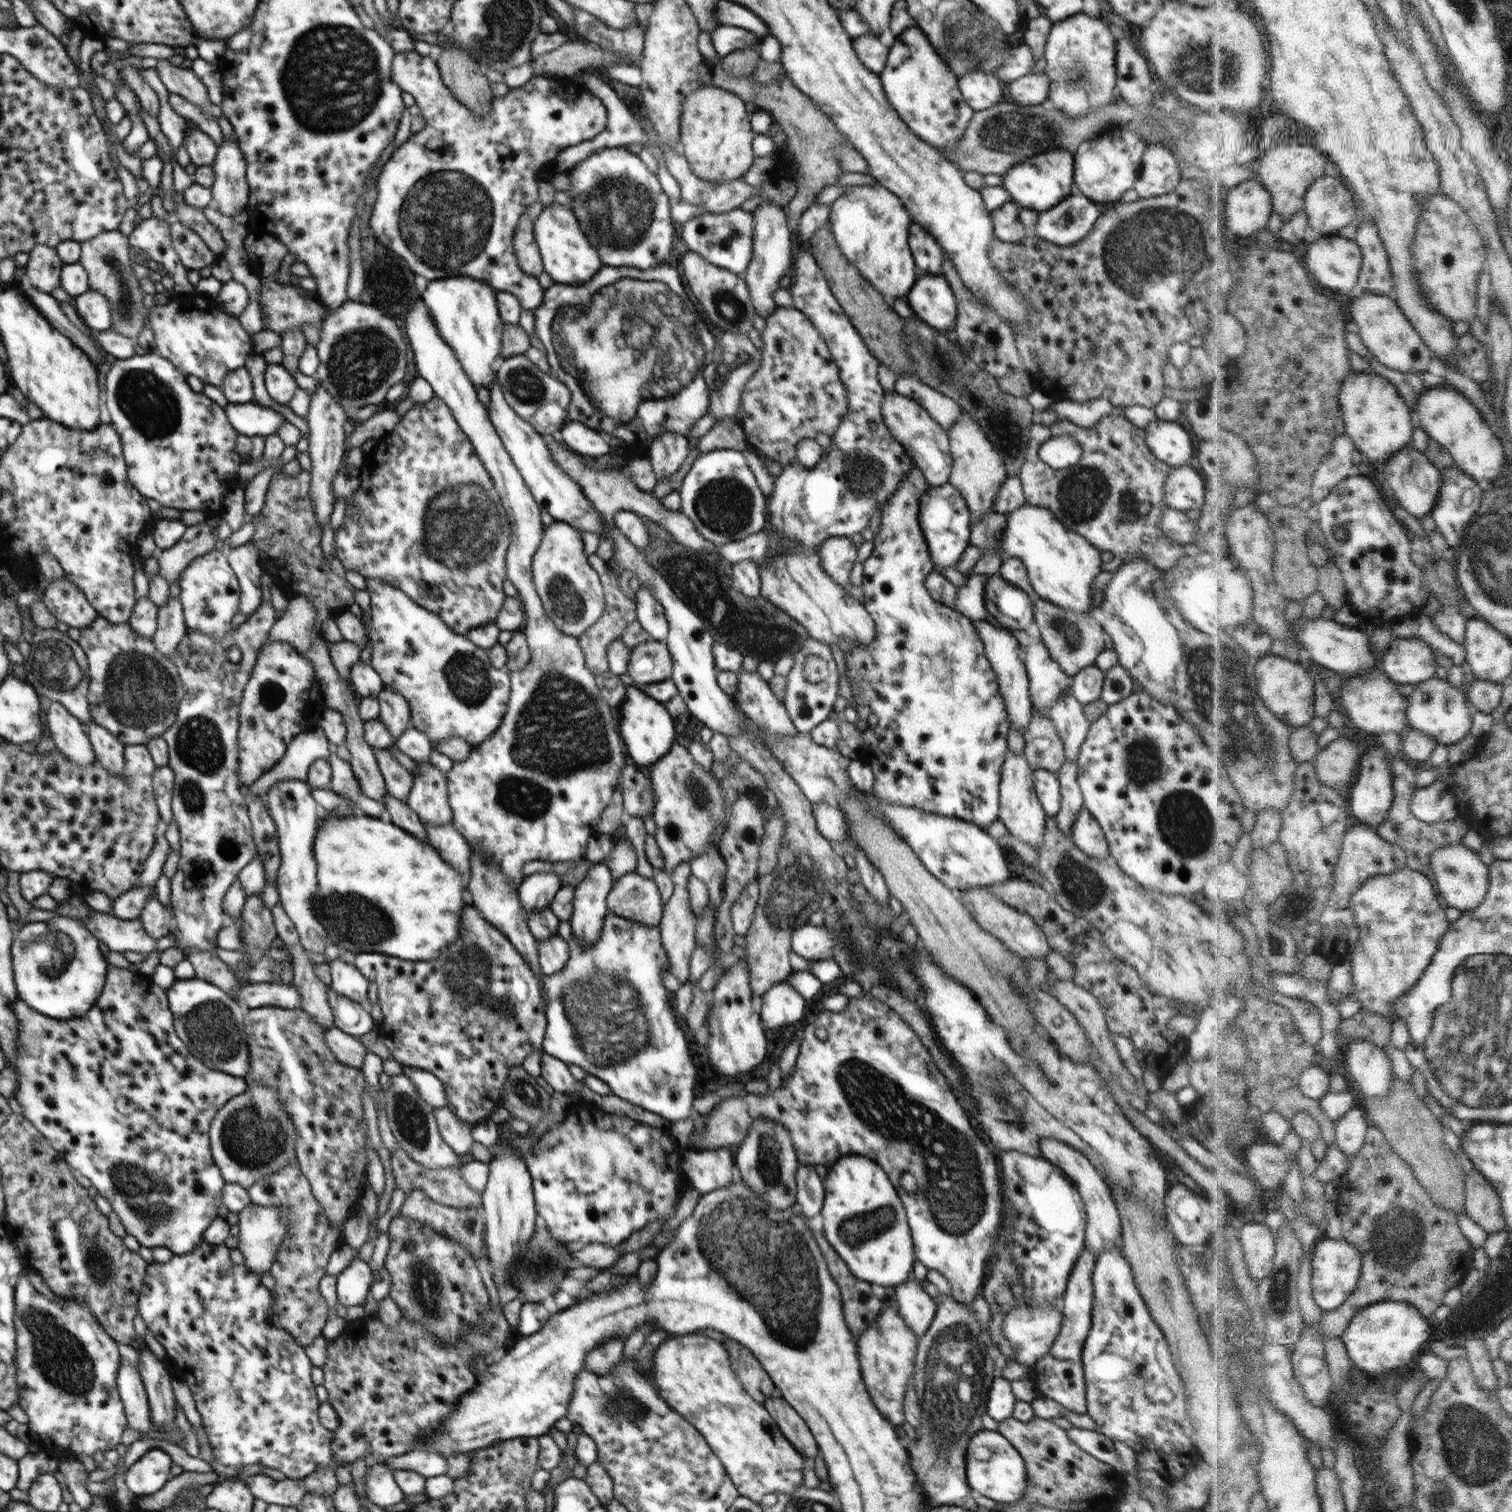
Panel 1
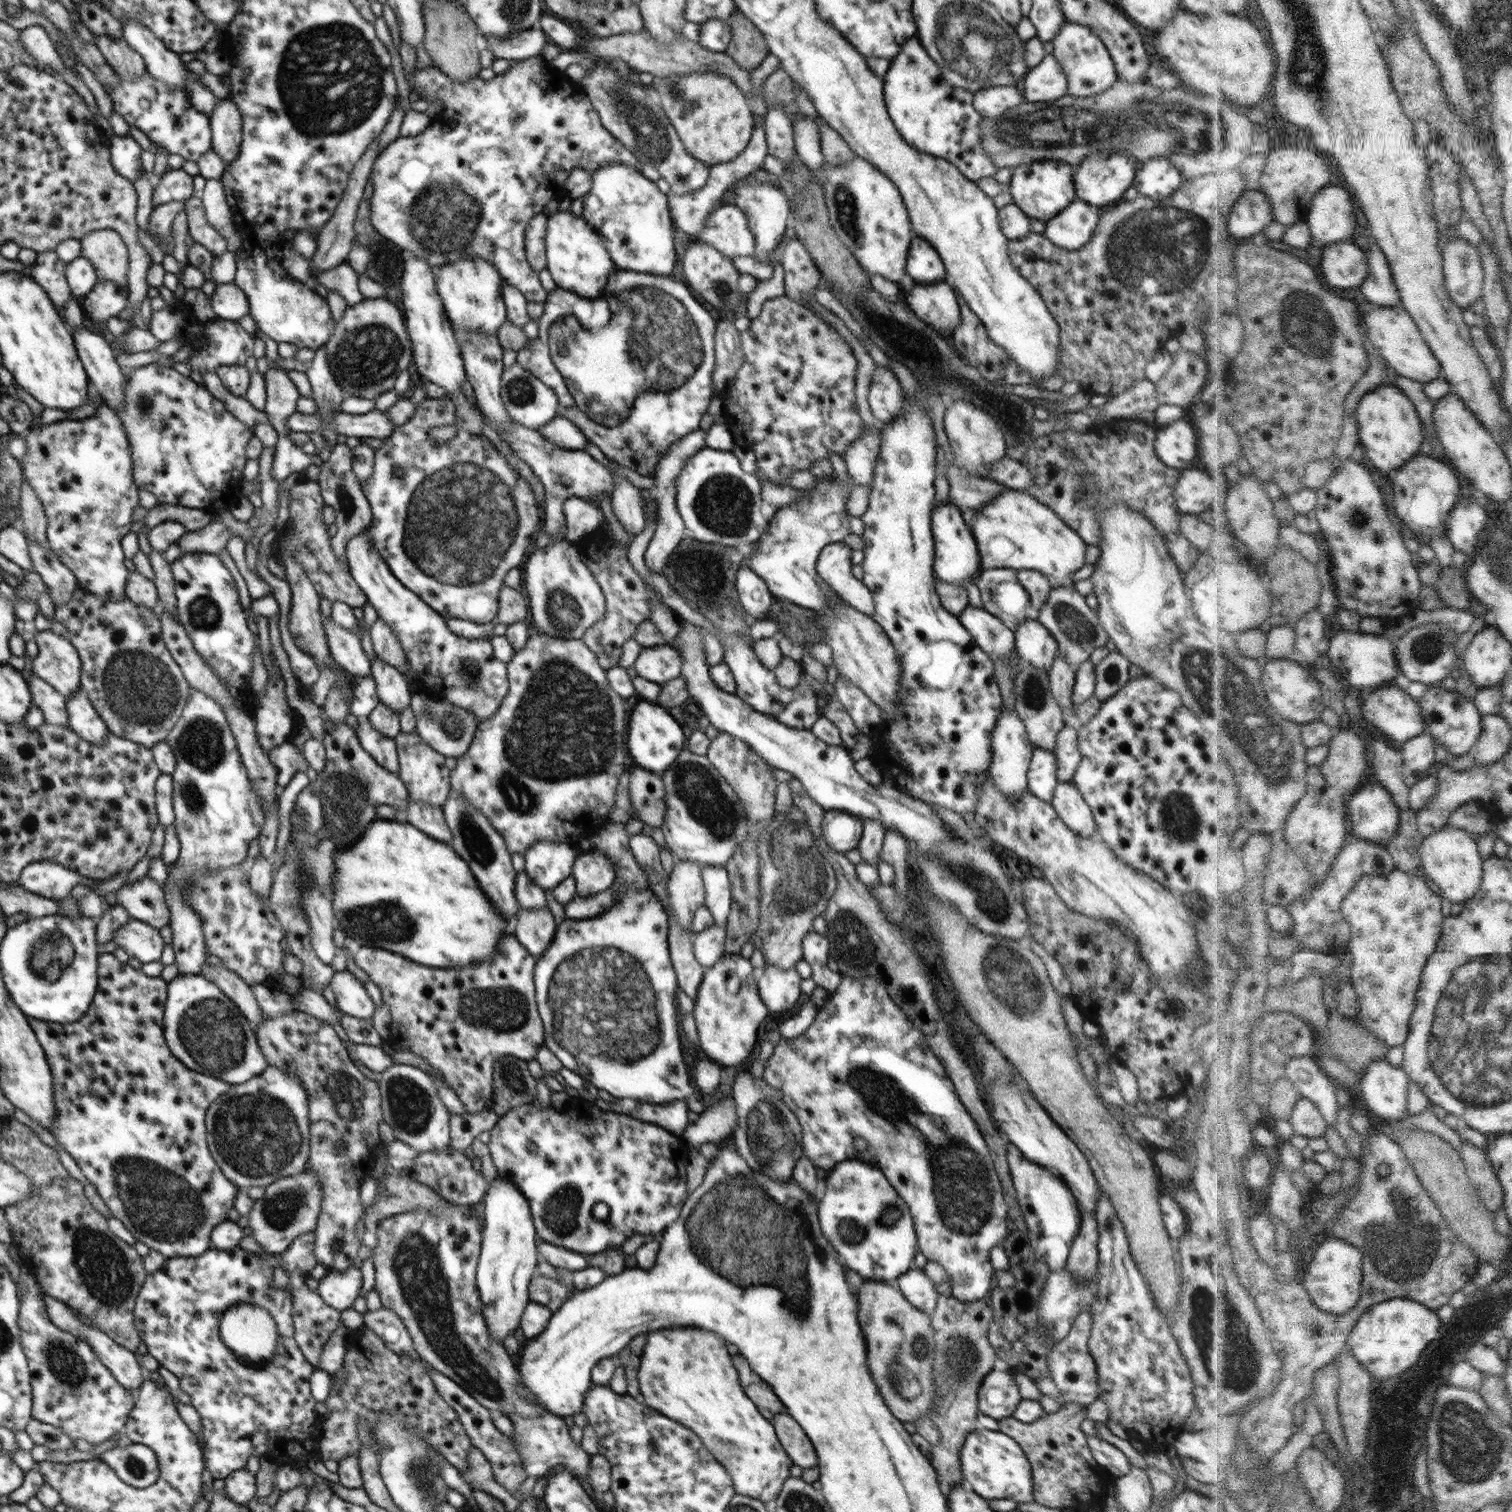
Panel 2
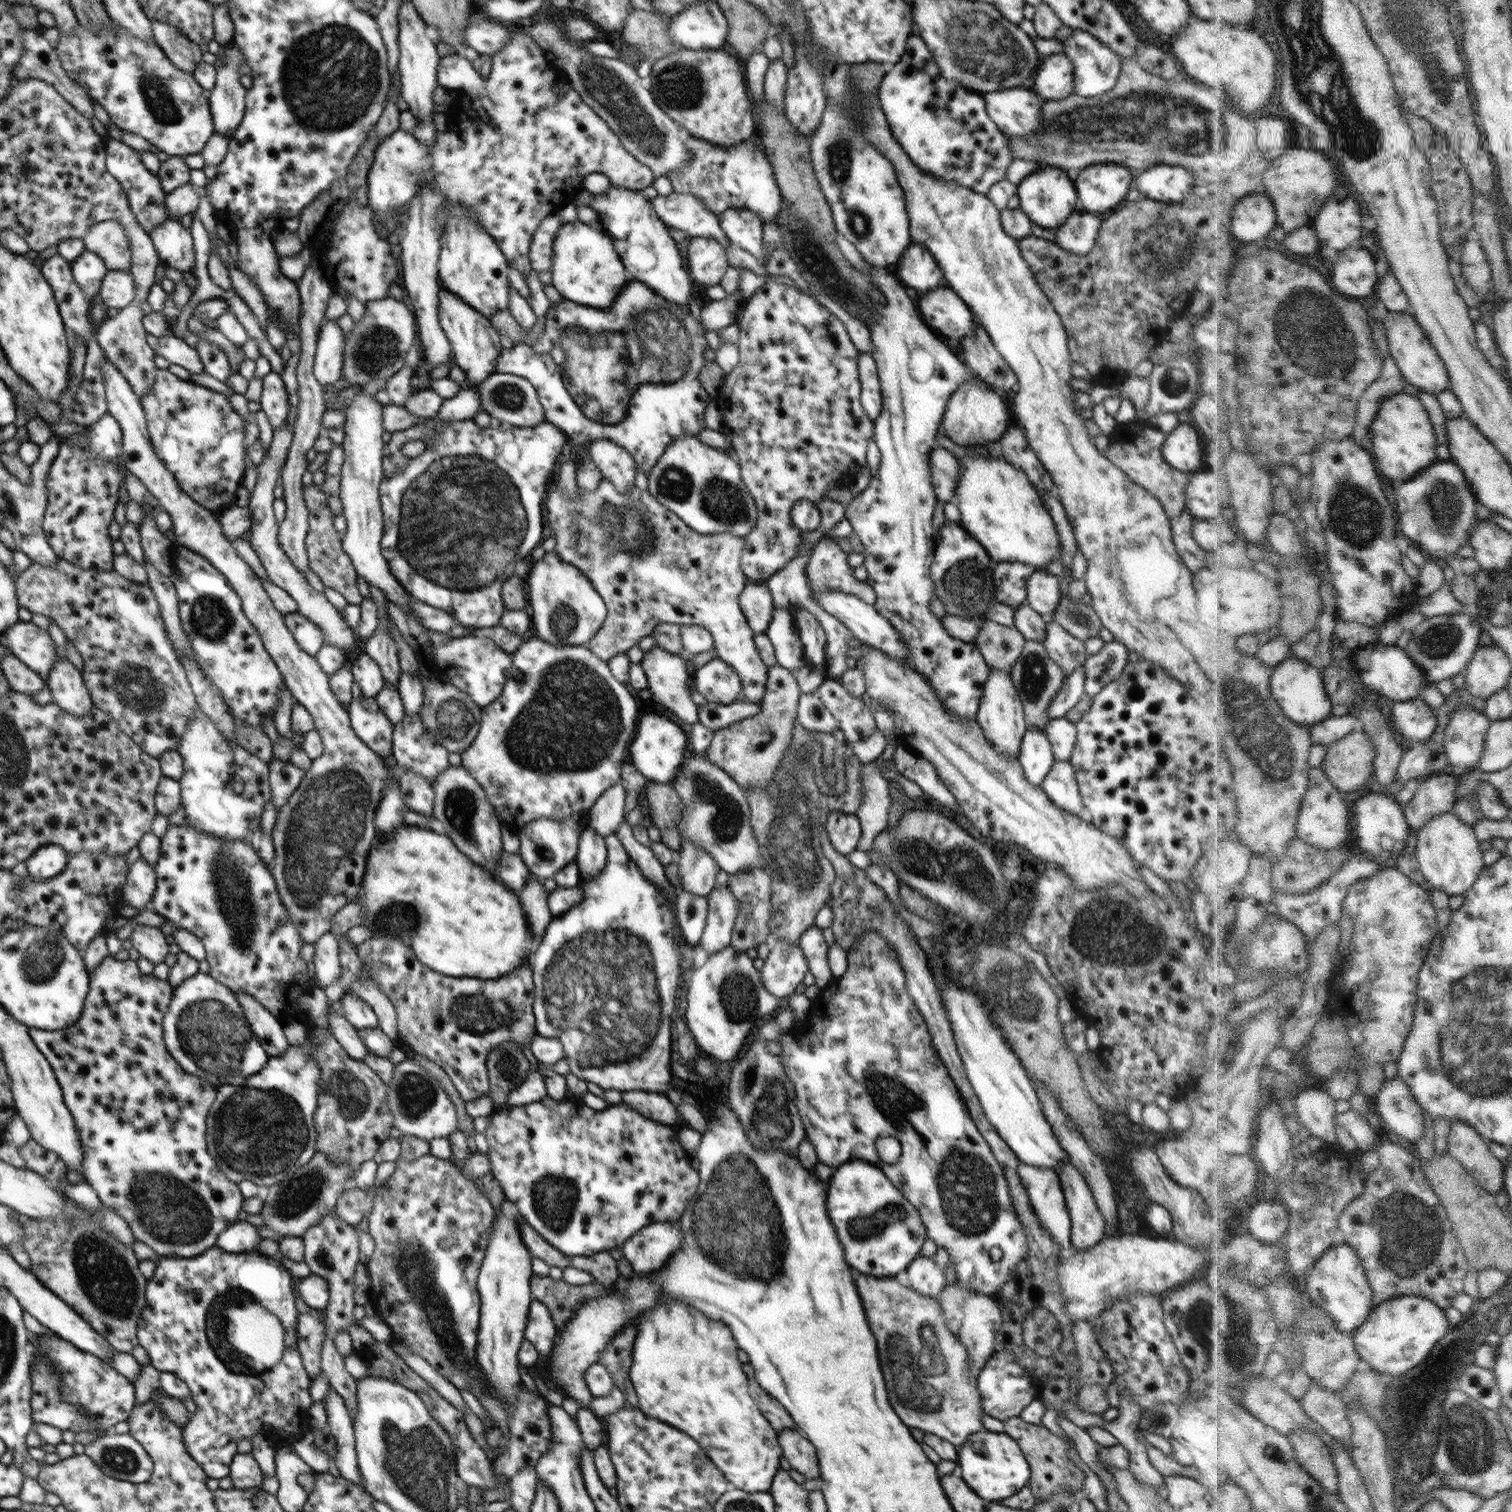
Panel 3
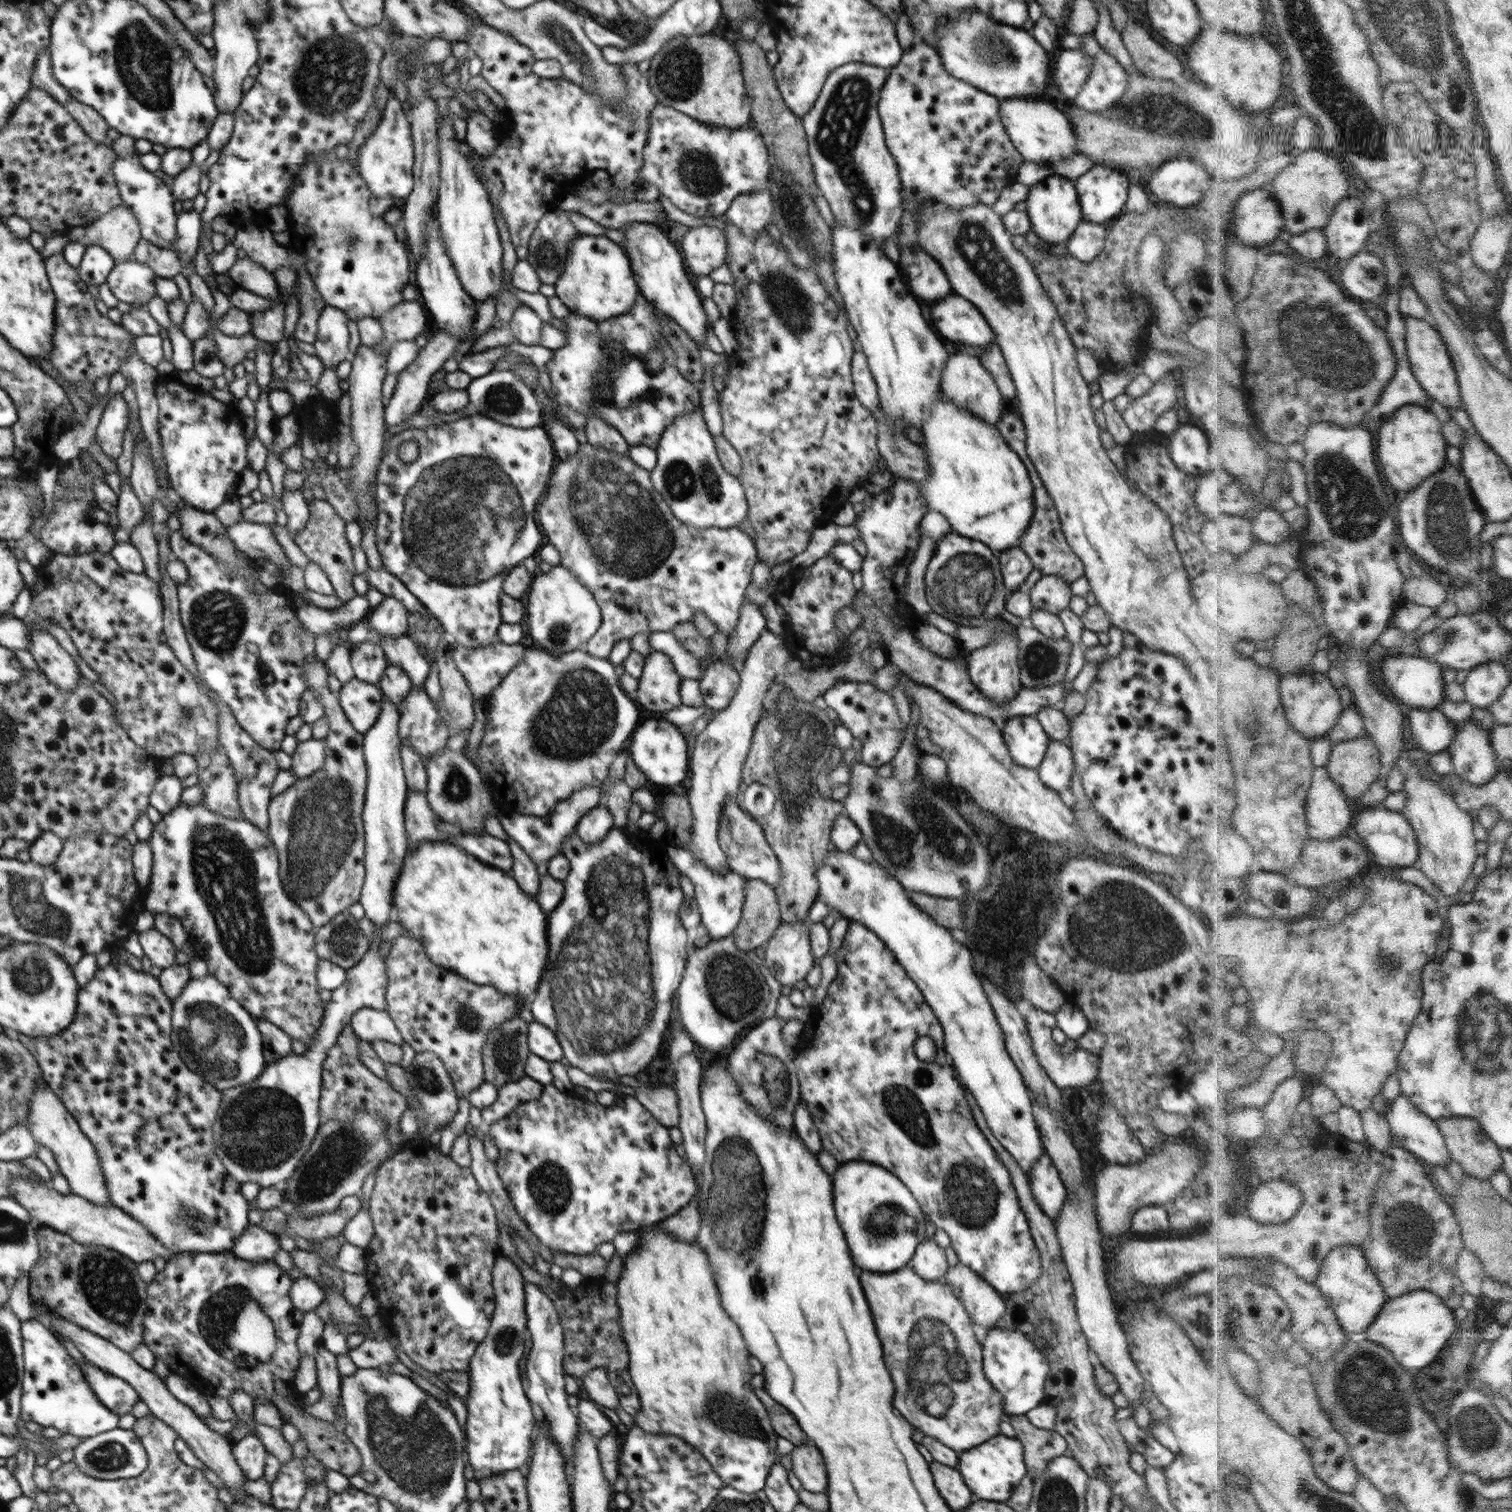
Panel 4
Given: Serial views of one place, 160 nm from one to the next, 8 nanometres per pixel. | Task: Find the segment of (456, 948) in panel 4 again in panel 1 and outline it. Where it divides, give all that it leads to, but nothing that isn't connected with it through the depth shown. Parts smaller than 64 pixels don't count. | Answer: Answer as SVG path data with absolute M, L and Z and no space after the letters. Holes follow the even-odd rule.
M325 813L323 817L320 817L313 853L317 864L317 889L315 890L316 896L313 899L314 914L315 917L318 915L319 923L329 933L330 942L336 944L341 951L351 952L355 956L363 952L377 952L404 960L427 961L436 959L444 947L459 939L462 910L471 901L468 892L462 889L462 874L454 870L447 862L444 862L438 851L428 842L418 841L414 835L410 835L410 833L392 824L392 822L386 824L379 817L369 817L363 813L358 813L351 816L342 816L341 818L333 815L333 813Z

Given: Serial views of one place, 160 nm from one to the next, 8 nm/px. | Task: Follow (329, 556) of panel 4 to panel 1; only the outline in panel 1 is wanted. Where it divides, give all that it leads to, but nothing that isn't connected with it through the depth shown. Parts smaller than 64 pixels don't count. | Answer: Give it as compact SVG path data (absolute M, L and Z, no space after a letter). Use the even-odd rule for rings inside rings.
M304 470L295 476L281 472L274 473L262 509L257 515L250 517L255 532L248 543L257 548L264 572L287 593L288 601L294 596L308 596L307 600L315 608L313 628L315 632L320 631L322 634L322 622L326 622L328 618L336 620L355 603L353 594L356 588L330 570L322 553L320 547L322 529L317 524L313 511L309 495L309 478L309 472Z

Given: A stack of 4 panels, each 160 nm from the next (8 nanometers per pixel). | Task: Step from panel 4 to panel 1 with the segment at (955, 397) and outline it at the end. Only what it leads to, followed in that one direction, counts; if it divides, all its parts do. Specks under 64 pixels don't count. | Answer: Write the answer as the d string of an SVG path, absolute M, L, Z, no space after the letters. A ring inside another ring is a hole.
M962 411L956 424L948 429L947 436L953 458L949 482L965 498L971 520L976 522L985 514L994 511L995 498L1007 477L1007 470L996 448L989 442L986 433L982 431L982 427L974 419L970 419L965 412Z

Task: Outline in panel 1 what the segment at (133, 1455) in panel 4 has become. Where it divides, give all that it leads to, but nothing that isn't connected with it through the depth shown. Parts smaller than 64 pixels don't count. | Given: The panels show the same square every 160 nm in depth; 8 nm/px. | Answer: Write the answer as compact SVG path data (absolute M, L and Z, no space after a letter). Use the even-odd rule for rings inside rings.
M153 1447L126 1470L124 1478L132 1495L144 1497L162 1490L175 1473L170 1455Z

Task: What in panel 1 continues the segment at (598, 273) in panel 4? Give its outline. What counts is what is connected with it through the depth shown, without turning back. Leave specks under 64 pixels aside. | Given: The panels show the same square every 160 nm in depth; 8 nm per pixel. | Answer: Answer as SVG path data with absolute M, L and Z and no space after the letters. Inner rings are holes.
M554 202L543 207L543 211L534 219L534 222L533 231L541 254L543 271L550 275L554 283L586 284L604 265L598 251L582 232L571 208Z

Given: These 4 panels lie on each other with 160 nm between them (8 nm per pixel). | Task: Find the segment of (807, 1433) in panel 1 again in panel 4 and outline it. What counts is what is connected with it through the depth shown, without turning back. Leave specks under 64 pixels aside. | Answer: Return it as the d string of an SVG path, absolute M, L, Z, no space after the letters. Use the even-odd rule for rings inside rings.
M812 1442L795 1445L789 1454L793 1464L792 1471L800 1480L803 1489L826 1493L828 1486L826 1467L816 1445Z

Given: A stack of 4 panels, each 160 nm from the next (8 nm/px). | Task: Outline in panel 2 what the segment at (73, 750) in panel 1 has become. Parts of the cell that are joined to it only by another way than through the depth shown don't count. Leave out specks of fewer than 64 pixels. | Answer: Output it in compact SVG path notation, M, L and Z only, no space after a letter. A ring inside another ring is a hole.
M32 671L30 679L26 682L32 695L33 704L42 710L45 722L69 727L69 714L65 698Z

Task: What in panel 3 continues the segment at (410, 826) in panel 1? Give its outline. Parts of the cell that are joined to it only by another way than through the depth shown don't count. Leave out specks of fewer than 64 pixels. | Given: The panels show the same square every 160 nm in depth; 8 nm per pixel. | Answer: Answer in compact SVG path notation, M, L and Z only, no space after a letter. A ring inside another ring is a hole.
M107 359L100 366L105 386L107 412L120 424L123 433L123 453L121 458L128 470L148 489L148 492L158 500L158 508L164 509L173 522L173 531L179 545L201 554L218 571L220 571L233 586L236 594L241 598L243 611L248 620L256 627L265 649L282 673L284 684L292 693L295 703L299 703L312 715L315 730L321 736L323 753L318 759L312 760L310 770L306 772L299 788L292 793L288 803L280 809L272 830L275 857L270 866L274 877L277 894L280 895L282 905L288 911L291 921L299 929L301 939L308 944L320 944L322 935L330 932L330 922L337 912L347 904L355 902L363 894L363 876L367 865L367 856L372 846L376 844L375 816L376 809L382 799L382 791L388 785L388 770L384 761L371 748L368 748L352 730L349 714L342 707L332 692L329 675L322 671L315 656L304 652L296 642L286 626L283 614L274 608L271 598L266 594L261 579L254 574L252 568L238 555L232 541L228 540L218 522L218 513L208 510L194 502L192 498L178 486L174 475L156 456L151 445L150 433L146 423L146 416L142 408L141 398L130 386L127 378Z

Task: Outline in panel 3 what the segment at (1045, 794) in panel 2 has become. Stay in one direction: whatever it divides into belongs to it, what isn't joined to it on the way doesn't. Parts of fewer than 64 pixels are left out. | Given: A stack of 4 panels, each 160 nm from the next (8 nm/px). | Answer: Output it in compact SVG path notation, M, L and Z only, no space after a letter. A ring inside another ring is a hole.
M1028 725L1016 760L1028 783L1041 787L1055 760L1052 745L1045 732Z

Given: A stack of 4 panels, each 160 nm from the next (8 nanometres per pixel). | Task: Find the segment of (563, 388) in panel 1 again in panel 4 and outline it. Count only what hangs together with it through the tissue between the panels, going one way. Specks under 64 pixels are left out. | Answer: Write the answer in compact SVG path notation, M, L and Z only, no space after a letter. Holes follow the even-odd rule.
M510 370L493 371L480 378L472 379L466 389L469 402L474 404L478 415L487 416L513 428L526 429L542 426L544 412L536 401L536 395L519 376L512 374Z

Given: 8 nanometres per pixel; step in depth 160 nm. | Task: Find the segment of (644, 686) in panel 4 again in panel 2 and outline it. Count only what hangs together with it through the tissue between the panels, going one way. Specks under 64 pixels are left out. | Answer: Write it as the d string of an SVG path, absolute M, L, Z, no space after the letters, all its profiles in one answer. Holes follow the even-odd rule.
M672 645L642 647L633 664L638 676L659 685L680 677L681 666L680 653Z

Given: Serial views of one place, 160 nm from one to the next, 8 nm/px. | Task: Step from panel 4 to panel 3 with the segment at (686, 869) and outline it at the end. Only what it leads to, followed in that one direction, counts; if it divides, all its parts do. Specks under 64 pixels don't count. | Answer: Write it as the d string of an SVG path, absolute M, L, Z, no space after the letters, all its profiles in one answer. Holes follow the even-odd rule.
M727 886L713 888L708 897L708 917L699 945L708 956L731 944L733 926L738 917L738 903Z

